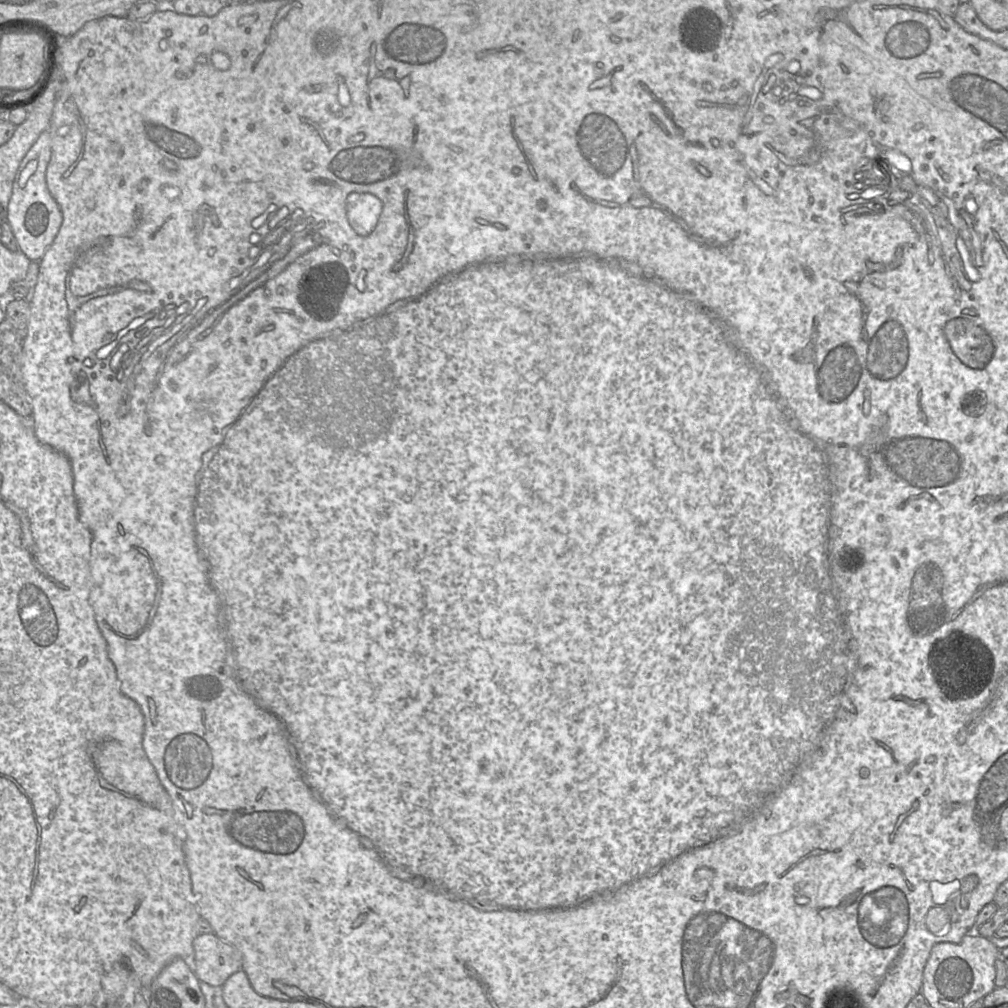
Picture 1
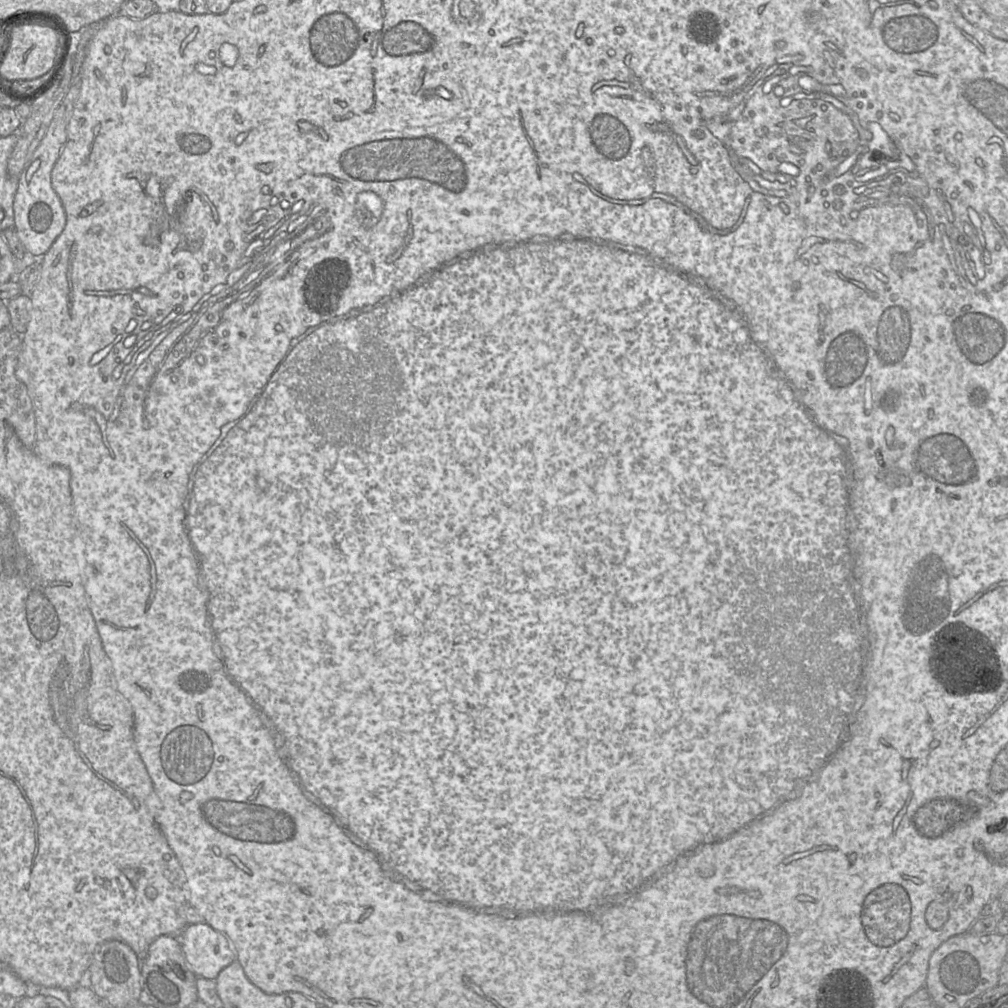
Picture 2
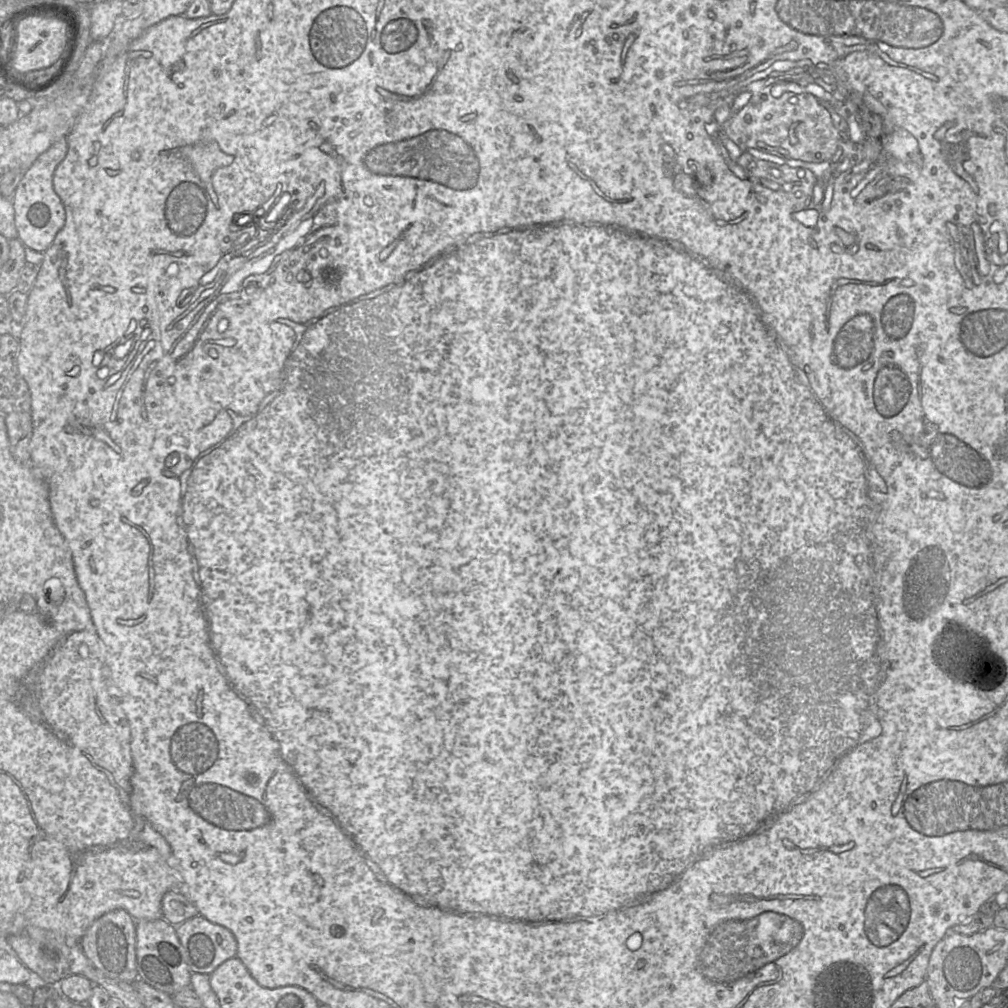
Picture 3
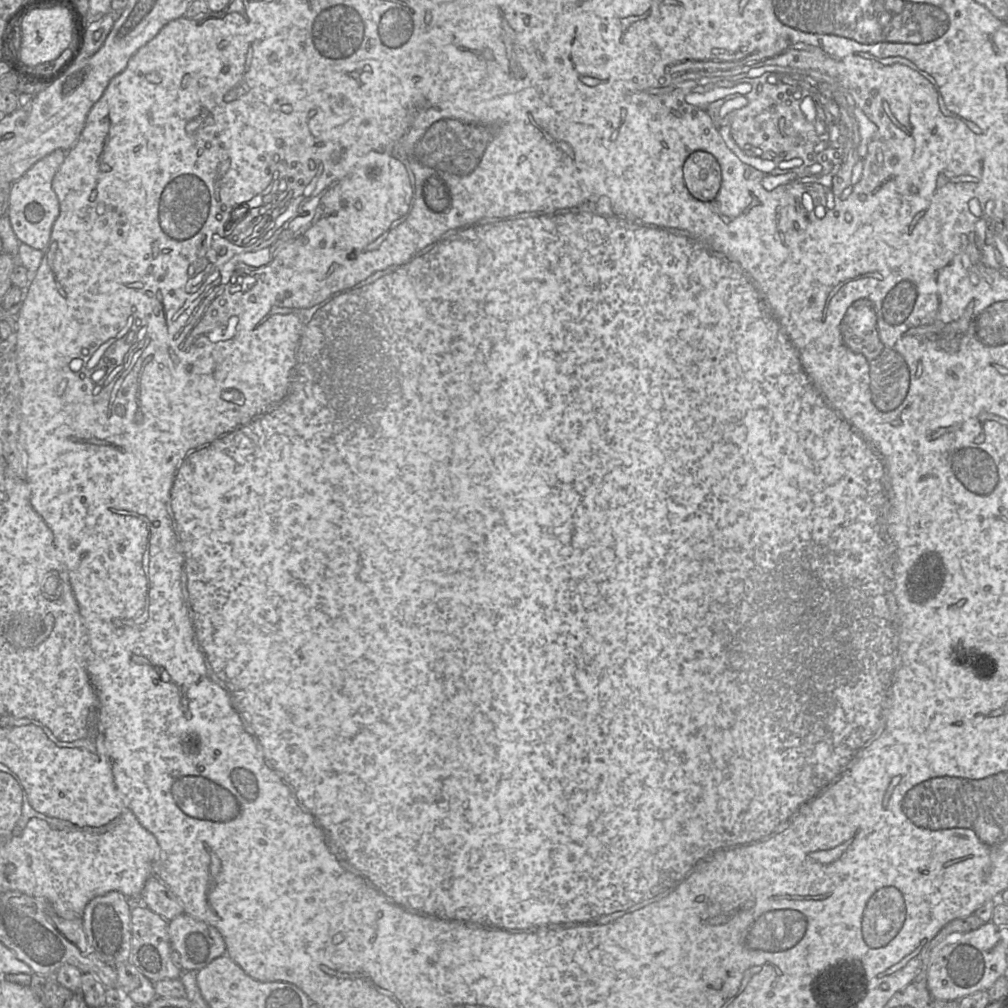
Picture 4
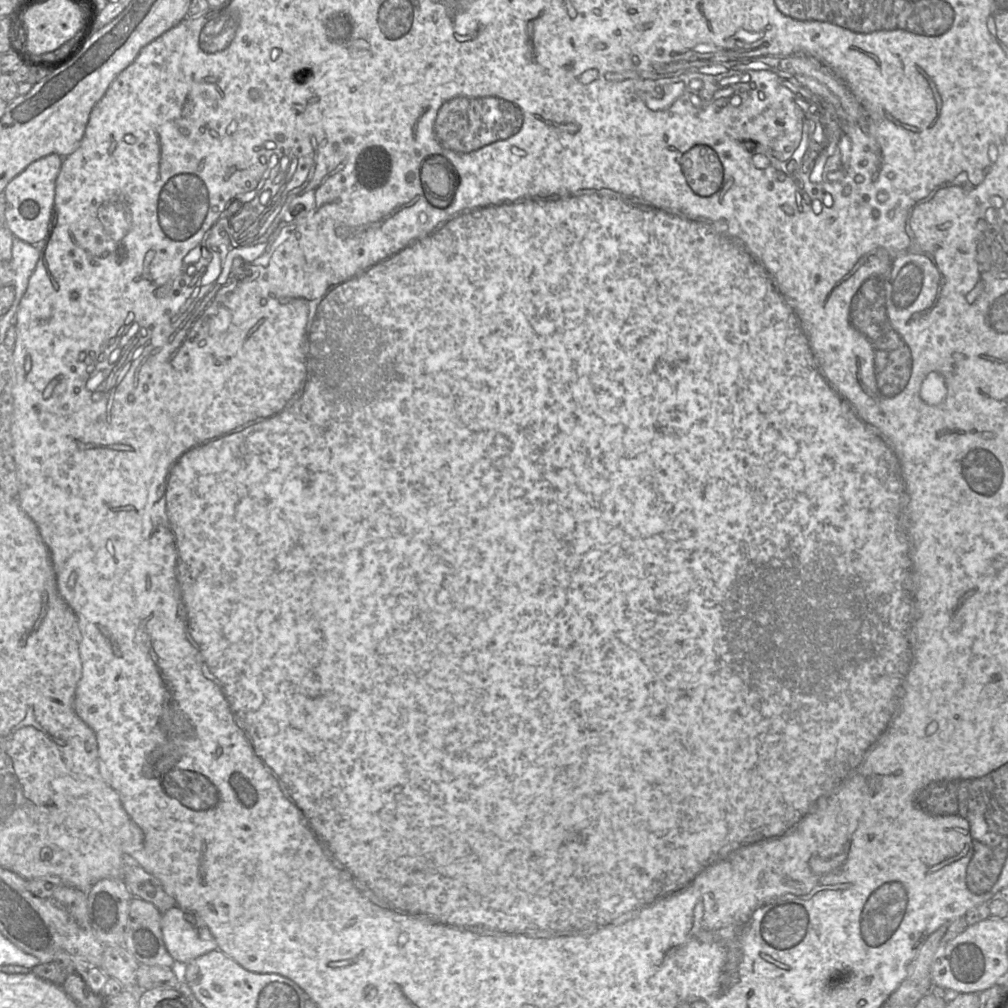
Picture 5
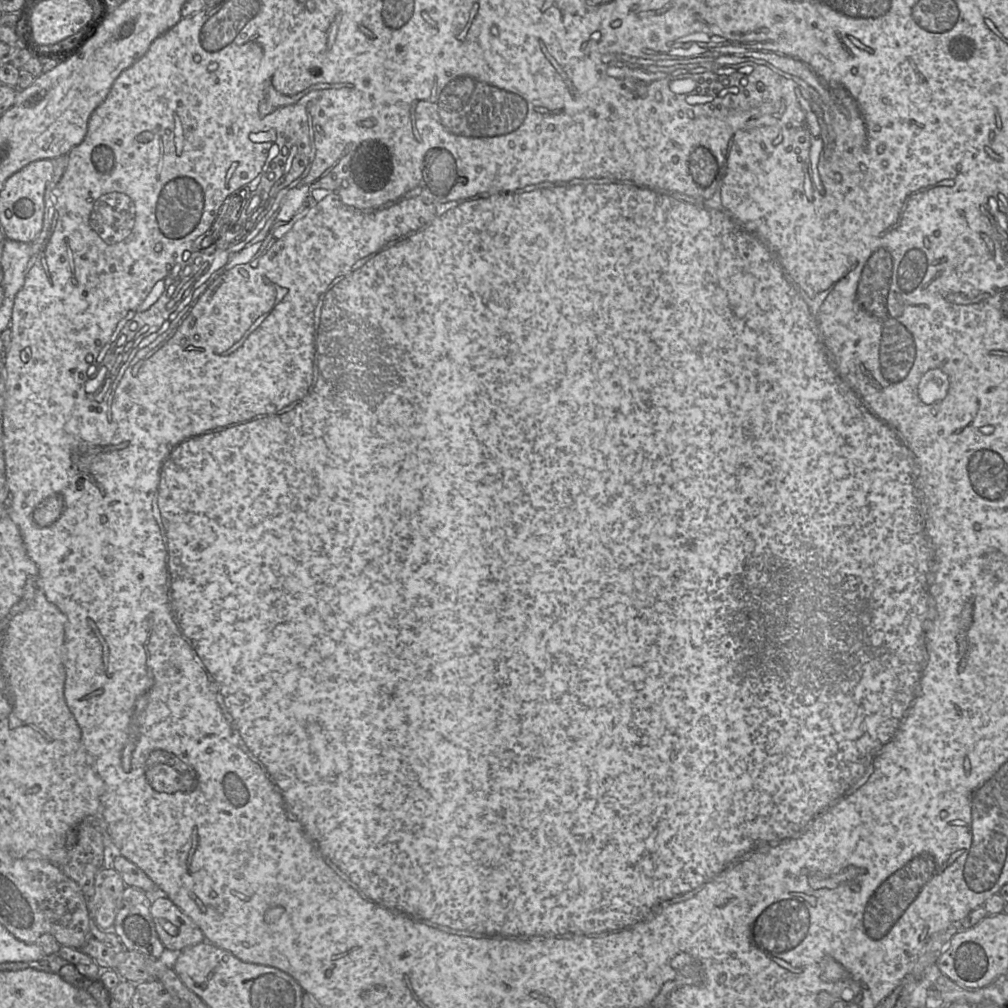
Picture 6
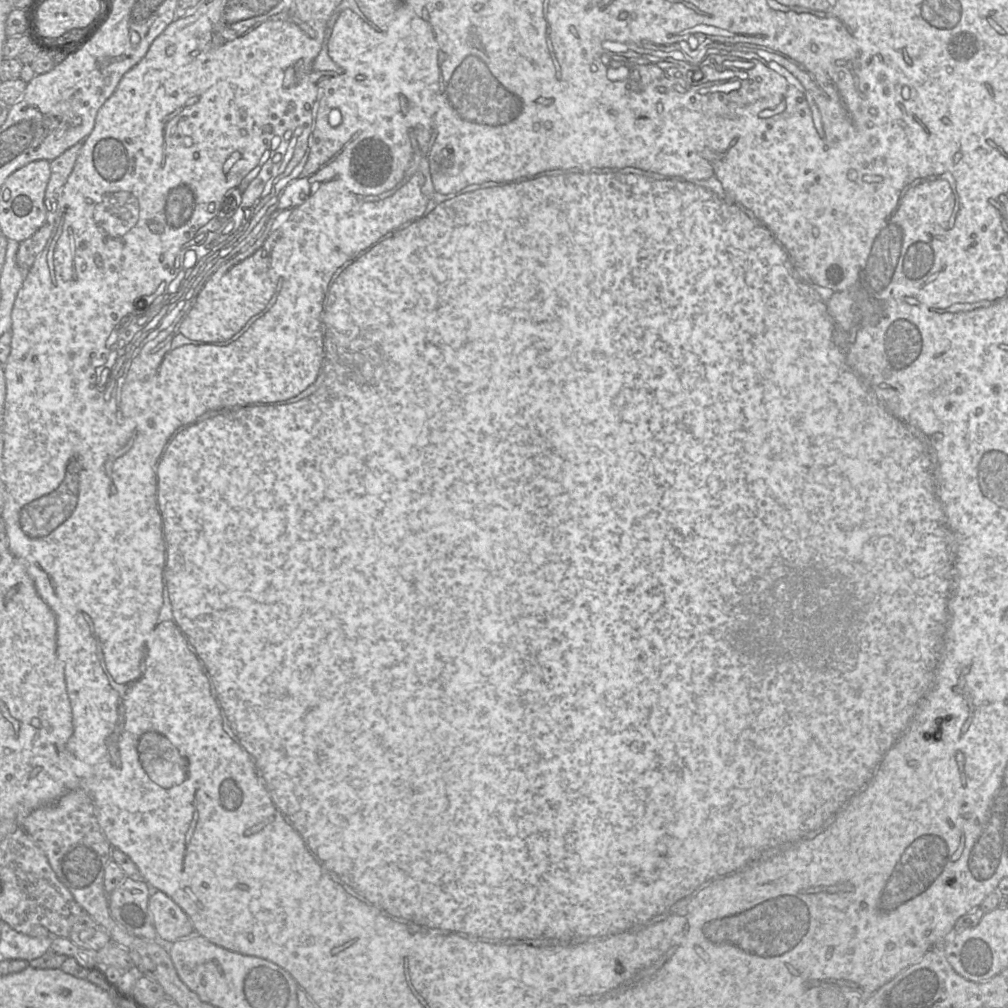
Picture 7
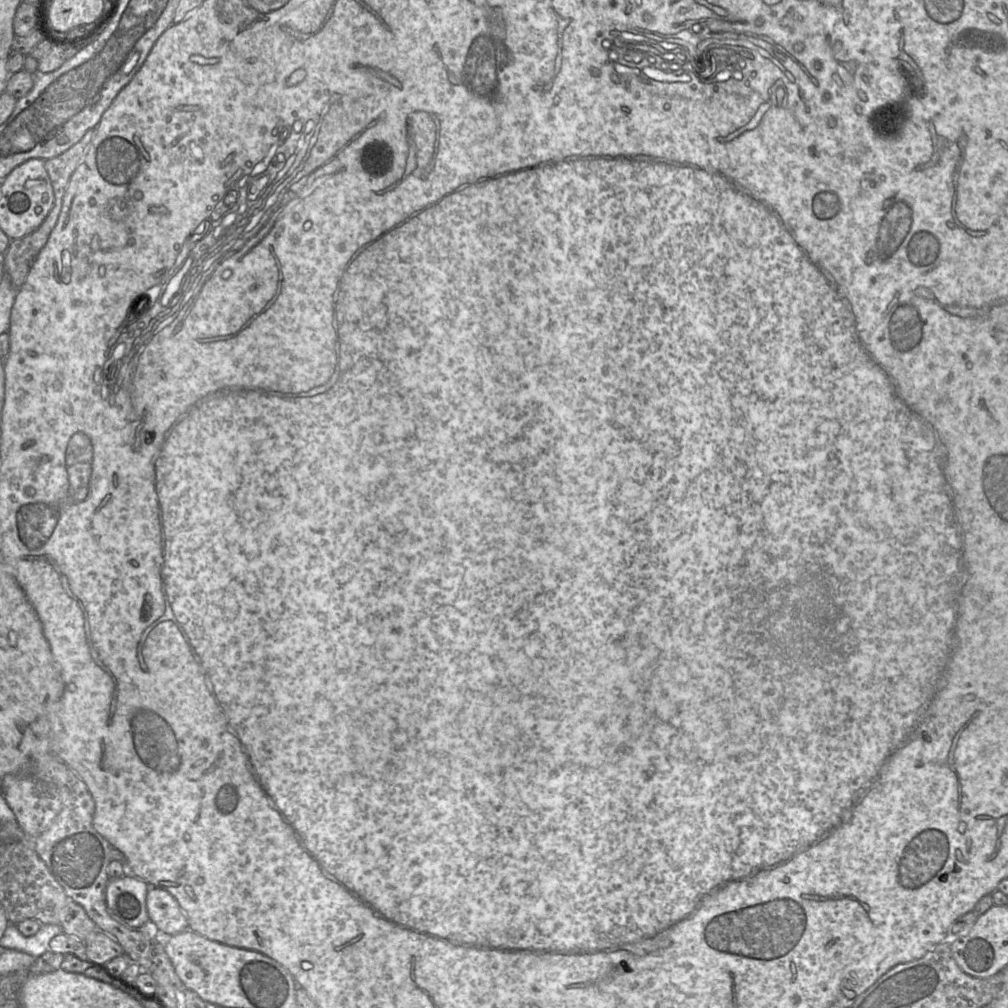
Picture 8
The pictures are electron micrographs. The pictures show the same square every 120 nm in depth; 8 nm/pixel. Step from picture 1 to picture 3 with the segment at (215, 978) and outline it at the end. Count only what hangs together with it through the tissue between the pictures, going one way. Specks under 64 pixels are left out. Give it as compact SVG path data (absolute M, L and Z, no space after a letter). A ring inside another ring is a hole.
M201 915L174 926L191 972L210 975L221 963L237 954L233 933Z

